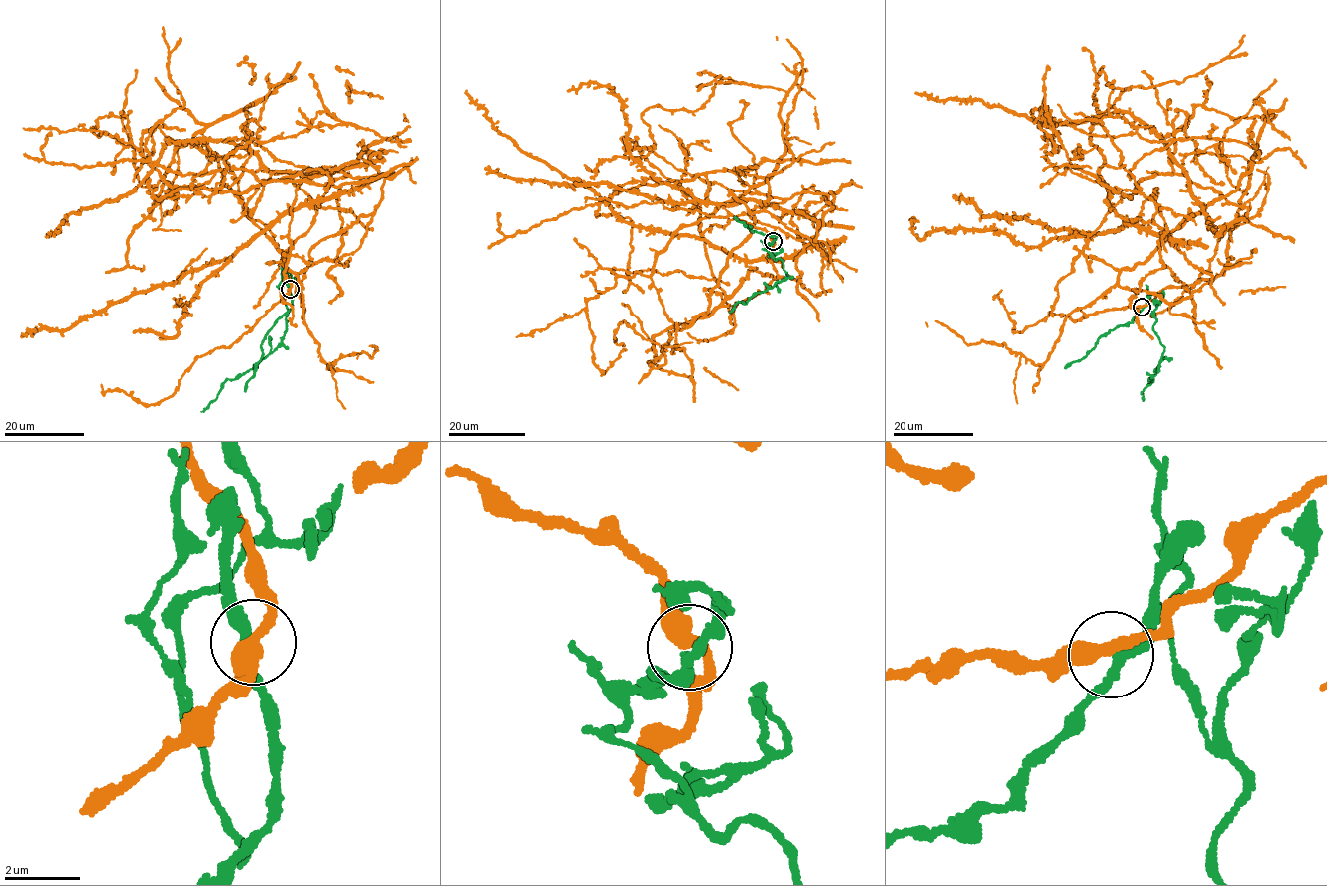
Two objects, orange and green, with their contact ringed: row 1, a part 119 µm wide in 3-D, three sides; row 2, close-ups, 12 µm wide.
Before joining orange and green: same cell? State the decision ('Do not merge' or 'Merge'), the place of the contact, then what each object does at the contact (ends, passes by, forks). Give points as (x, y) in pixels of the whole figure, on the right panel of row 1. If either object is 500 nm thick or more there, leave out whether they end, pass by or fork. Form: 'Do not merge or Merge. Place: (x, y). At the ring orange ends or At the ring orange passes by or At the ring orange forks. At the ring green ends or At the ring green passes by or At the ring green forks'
Do not merge. Place: (1142, 307). At the ring orange passes by. At the ring green passes by

